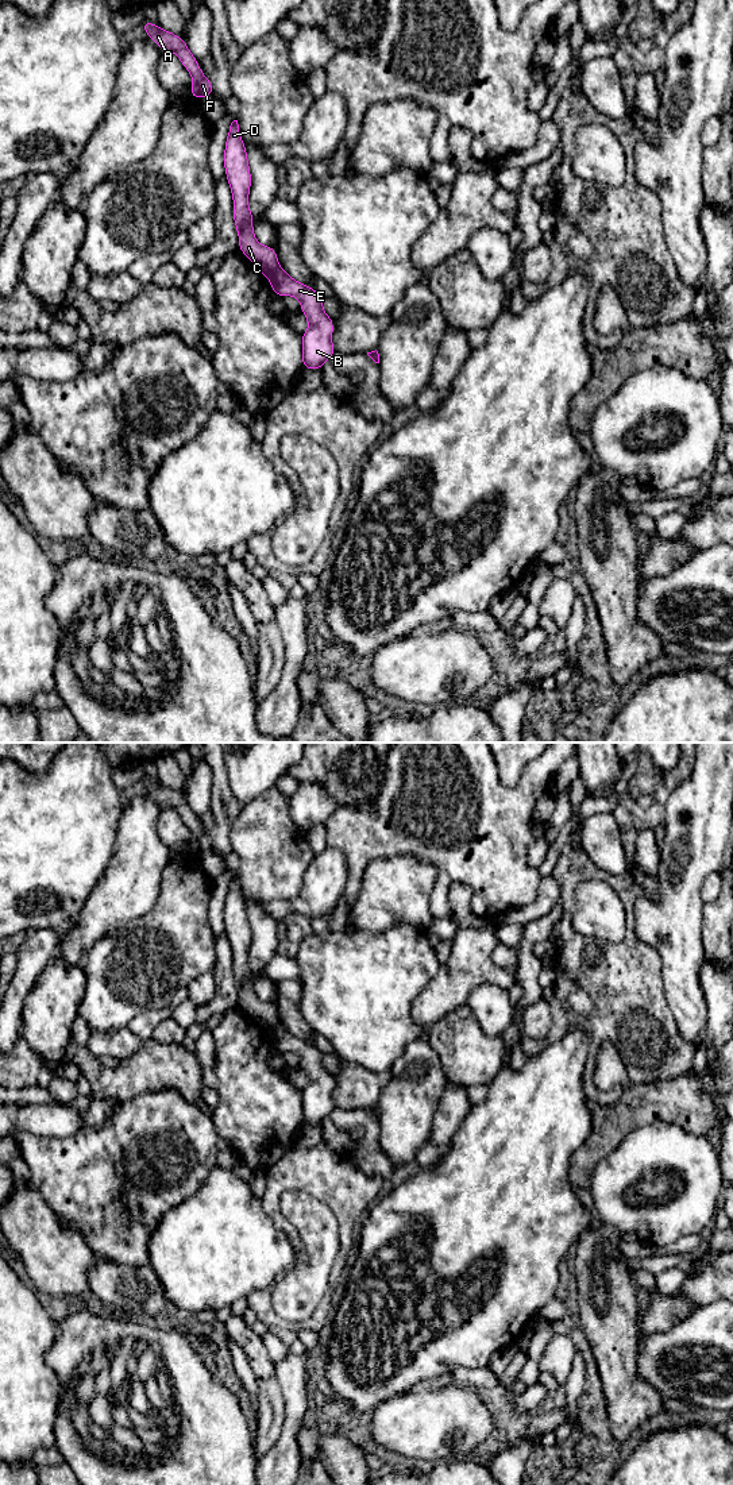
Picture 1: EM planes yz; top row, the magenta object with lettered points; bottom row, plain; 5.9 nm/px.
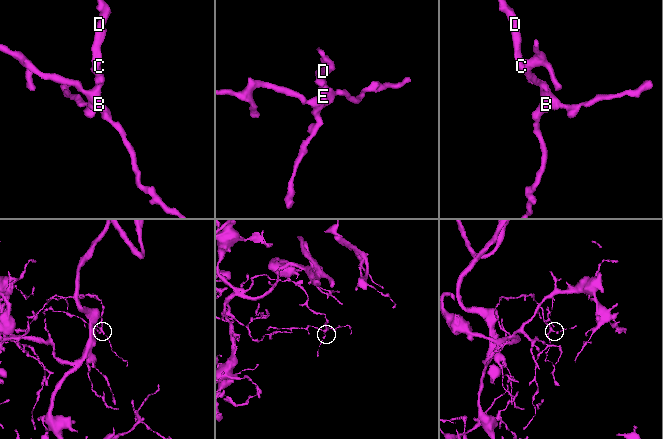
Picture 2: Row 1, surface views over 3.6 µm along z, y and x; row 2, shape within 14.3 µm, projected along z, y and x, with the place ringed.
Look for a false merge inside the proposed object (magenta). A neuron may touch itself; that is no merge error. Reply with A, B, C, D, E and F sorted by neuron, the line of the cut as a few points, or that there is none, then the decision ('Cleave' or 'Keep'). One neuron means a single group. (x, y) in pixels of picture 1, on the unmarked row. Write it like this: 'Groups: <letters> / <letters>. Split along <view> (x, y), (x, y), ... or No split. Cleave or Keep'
Groups: A C D F / B E. Split along yz (278, 1021), (267, 1033). Cleave

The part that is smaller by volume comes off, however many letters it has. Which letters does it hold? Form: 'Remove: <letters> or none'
Remove: B, E

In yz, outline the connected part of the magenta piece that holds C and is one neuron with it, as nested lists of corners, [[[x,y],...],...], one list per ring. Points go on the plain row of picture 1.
[[[234,876],[228,886],[224,904],[224,925],[232,948],[234,979],[239,991],[239,1006],[261,1030],[269,1033],[279,1019],[275,1006],[271,1002],[259,1000],[254,991],[254,972],[248,961],[251,927],[238,876]]]

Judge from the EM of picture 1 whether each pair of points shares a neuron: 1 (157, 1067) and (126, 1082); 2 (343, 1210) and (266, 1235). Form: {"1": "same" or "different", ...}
{"1": "same", "2": "different"}

